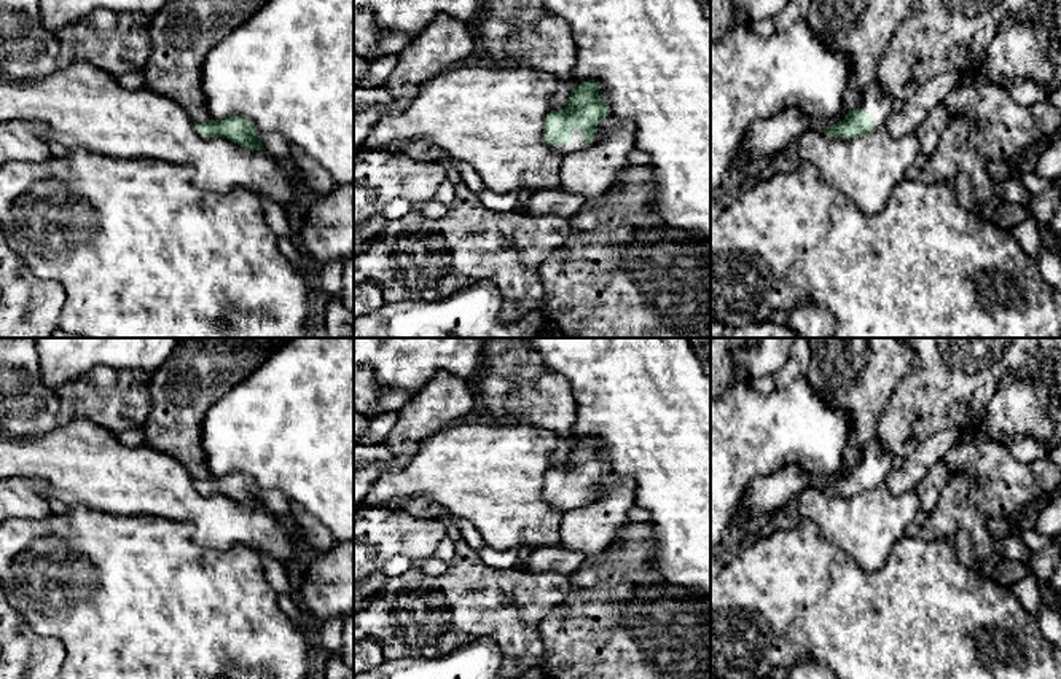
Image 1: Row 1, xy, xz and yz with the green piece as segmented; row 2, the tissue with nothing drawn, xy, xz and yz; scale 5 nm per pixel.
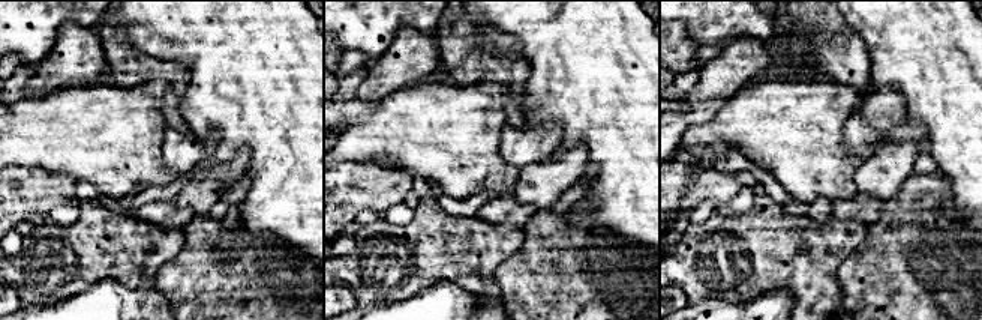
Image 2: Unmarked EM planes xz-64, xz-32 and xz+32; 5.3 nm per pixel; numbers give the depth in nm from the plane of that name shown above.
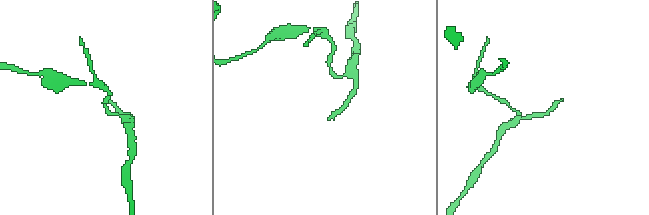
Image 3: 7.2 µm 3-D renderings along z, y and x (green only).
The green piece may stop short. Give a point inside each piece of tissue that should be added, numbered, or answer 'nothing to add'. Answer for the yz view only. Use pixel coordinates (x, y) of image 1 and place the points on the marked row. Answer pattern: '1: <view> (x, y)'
1: yz (875, 101)

